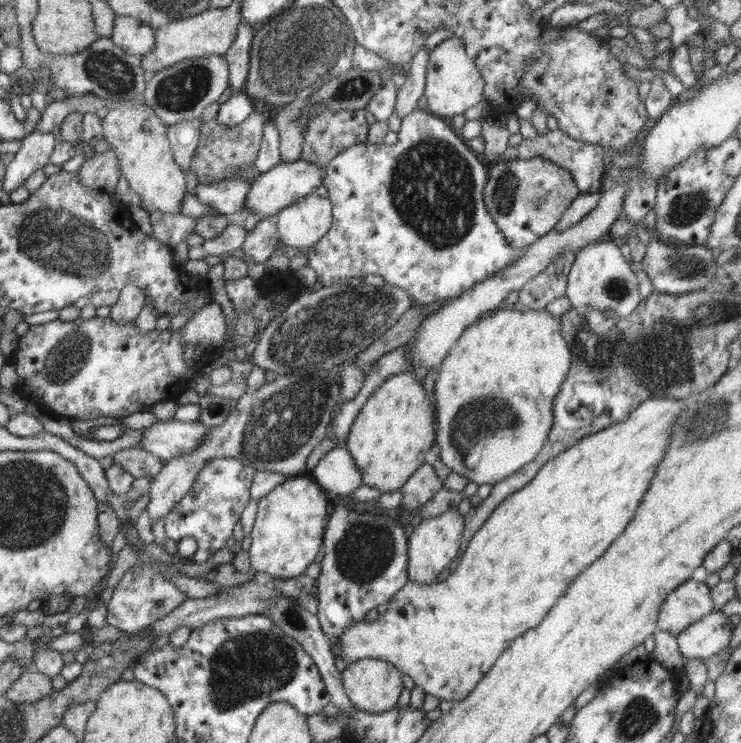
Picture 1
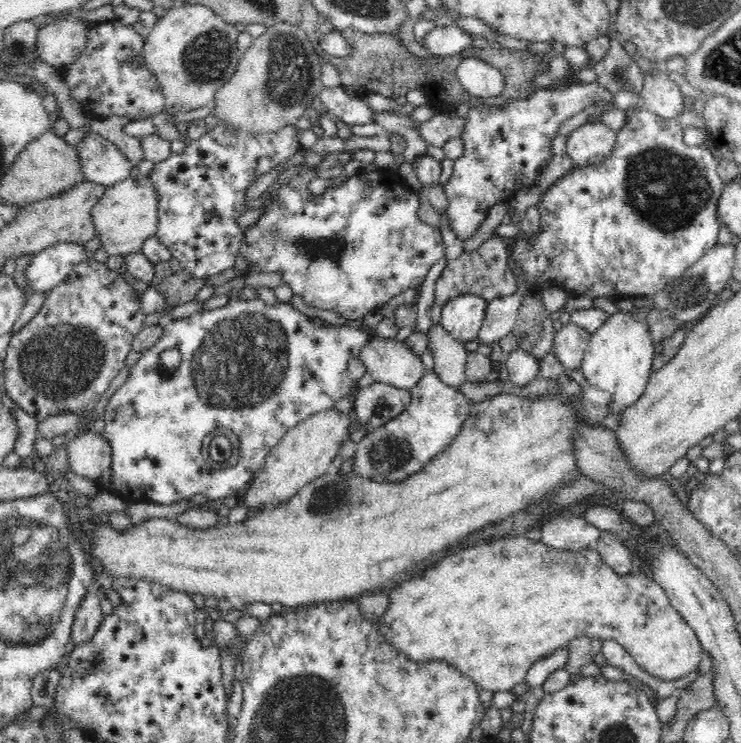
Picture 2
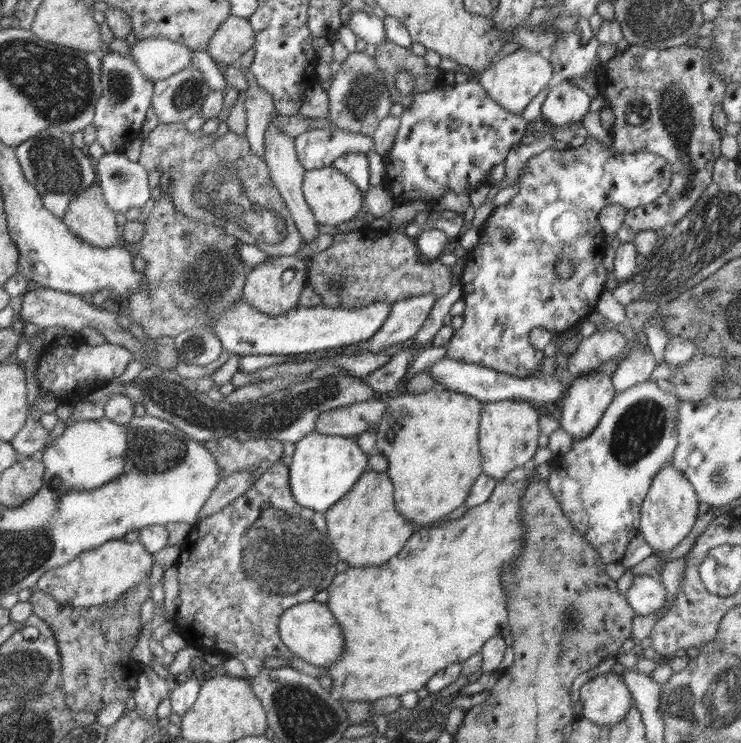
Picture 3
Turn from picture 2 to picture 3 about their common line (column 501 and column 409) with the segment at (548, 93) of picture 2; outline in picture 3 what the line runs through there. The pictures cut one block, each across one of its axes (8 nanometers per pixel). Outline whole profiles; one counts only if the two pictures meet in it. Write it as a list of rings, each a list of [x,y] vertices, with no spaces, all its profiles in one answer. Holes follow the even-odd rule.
[[[449,81],[429,92],[416,93],[400,120],[392,150],[383,157],[385,179],[382,185],[393,197],[403,196],[410,202],[422,200],[431,204],[439,202],[448,189],[462,197],[487,184],[490,171],[496,164],[504,163],[514,146],[522,144],[521,138],[527,129],[524,118],[500,106],[479,82],[455,84]]]

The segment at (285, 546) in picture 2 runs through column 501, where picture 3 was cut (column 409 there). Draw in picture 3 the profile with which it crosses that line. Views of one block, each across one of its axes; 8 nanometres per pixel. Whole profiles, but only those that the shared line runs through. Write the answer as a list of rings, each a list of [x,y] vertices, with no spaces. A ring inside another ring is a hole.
[[[437,388],[435,390],[430,390],[424,392],[424,394],[397,394],[386,396],[386,411],[384,411],[384,416],[380,417],[380,421],[375,426],[376,430],[376,444],[374,452],[382,454],[386,457],[388,461],[388,468],[385,472],[388,478],[393,484],[393,498],[396,506],[396,510],[400,514],[404,515],[410,523],[418,524],[422,527],[432,526],[439,524],[442,521],[448,519],[448,514],[452,510],[456,510],[459,506],[462,506],[468,498],[468,492],[472,488],[472,484],[476,482],[476,478],[482,474],[482,455],[480,455],[479,449],[479,426],[480,426],[480,411],[482,411],[482,402],[472,398],[468,394],[462,394],[458,391],[451,391],[446,388]]]

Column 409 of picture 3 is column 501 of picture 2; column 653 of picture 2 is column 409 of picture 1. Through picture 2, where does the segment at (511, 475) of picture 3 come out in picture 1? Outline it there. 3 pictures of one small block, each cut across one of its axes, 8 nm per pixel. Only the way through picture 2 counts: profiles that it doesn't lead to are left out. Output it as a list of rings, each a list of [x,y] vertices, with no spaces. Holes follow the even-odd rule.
[[[652,398],[639,404],[630,418],[626,422],[619,422],[602,430],[596,431],[596,434],[590,434],[580,439],[574,446],[568,447],[563,453],[556,455],[554,458],[547,460],[538,470],[538,474],[532,478],[526,486],[517,490],[514,494],[507,496],[495,509],[484,525],[476,531],[476,535],[472,538],[469,546],[462,554],[462,560],[457,567],[450,572],[450,576],[442,582],[434,582],[432,584],[418,583],[416,581],[408,581],[403,588],[396,592],[395,597],[388,603],[387,612],[382,612],[377,616],[374,622],[364,621],[356,622],[354,626],[348,626],[348,630],[340,636],[340,642],[336,642],[332,654],[335,658],[350,659],[352,662],[365,660],[366,658],[376,658],[390,662],[402,675],[408,675],[416,686],[419,686],[426,694],[432,694],[440,700],[448,700],[452,702],[462,701],[476,688],[480,680],[484,678],[490,671],[490,668],[496,663],[497,658],[506,650],[506,646],[518,638],[520,634],[524,634],[528,628],[534,628],[542,622],[542,619],[552,609],[556,600],[566,593],[568,584],[586,568],[590,566],[598,556],[603,556],[616,538],[620,537],[624,526],[630,522],[630,518],[634,516],[638,502],[644,497],[644,493],[648,491],[650,481],[654,477],[656,469],[660,461],[664,459],[664,451],[668,449],[668,438],[672,434],[672,422],[678,418],[680,411],[684,409],[682,400],[668,400],[660,398]]]

